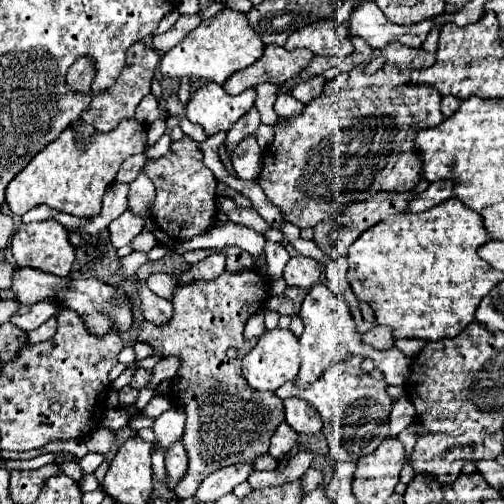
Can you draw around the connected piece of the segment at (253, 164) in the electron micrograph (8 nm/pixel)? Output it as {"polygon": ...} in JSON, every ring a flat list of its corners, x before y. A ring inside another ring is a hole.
{"polygon":[[249,134,249,138,245,138,243,142,239,142,239,146,235,146,231,154,231,162,239,178,257,180,263,158,261,158,261,148,257,144,255,134]]}

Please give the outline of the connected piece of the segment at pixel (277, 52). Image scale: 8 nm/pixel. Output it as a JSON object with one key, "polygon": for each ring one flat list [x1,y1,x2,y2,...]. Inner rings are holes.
{"polygon":[[265,46,263,56,251,64,249,68,235,72,225,84,223,88,229,94,241,94,243,90,259,84,259,82,269,82,275,86,281,86,283,82,295,78,305,66,307,62,313,58,313,52,307,48,297,48,287,52,285,48,279,46]]}

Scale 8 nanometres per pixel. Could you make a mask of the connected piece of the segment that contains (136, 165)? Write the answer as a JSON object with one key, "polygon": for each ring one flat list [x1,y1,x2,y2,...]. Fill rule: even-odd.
{"polygon":[[135,154,135,156,127,158,123,162,123,166,119,168,119,172,117,172,117,182,125,182,125,184,133,182,139,176,139,172,141,172,141,168,143,168,145,162,147,162,145,154]]}

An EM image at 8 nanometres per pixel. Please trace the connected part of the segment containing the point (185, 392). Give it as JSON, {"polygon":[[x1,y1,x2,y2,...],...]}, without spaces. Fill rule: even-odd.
{"polygon":[[187,270,171,272,175,282,173,290,173,316,167,324,155,326,143,320,139,324,139,340,147,342,163,358,175,356,181,360,177,374,171,380,171,404,177,404,185,414,183,446,187,450,187,474,175,486,177,498,191,498,197,486,223,466,239,462,255,462,269,452,269,440,277,426,285,422,281,398,273,392,261,392,247,386,241,374,241,358,255,346,257,338,247,340,243,328,247,320,261,312,269,300,269,280,259,270,225,270,213,280,181,282],[235,348,237,356,229,358,227,350]]}

